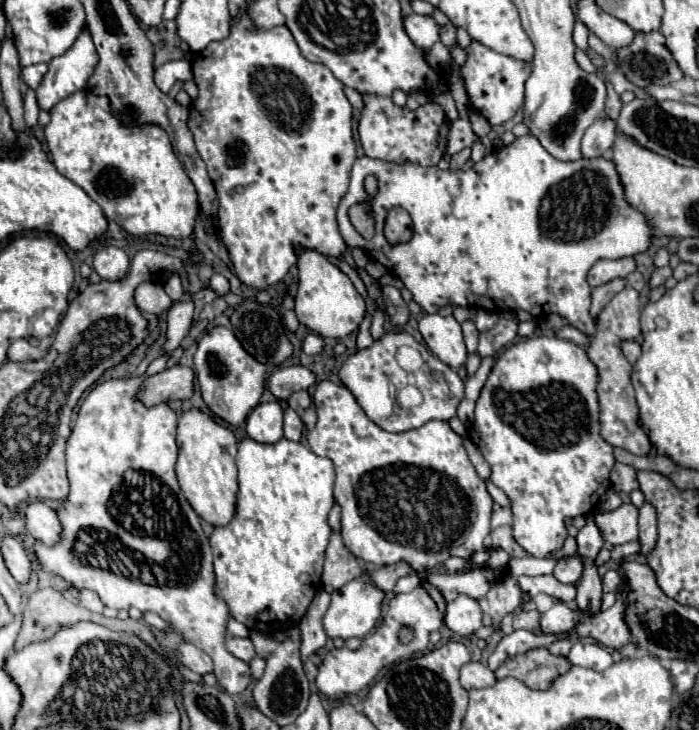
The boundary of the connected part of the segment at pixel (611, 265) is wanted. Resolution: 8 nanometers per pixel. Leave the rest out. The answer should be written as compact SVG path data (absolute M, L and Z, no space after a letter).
M631 257L617 259L617 261L601 259L591 267L587 281L589 281L591 287L599 287L603 283L609 283L609 281L621 277L621 275L629 275L631 271L635 271L635 261Z

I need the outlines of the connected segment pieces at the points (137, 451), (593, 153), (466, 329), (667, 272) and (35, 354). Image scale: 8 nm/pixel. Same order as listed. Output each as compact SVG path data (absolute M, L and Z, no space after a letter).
M167 355L155 359L143 377L111 379L97 385L87 395L87 399L79 407L77 421L73 423L71 435L67 439L67 477L71 491L57 511L59 521L65 529L63 541L55 547L37 543L35 555L43 563L45 571L61 575L77 589L93 589L95 593L99 593L101 601L107 607L137 607L139 611L157 613L173 627L177 635L211 657L213 673L227 693L241 693L251 683L251 671L245 661L233 657L225 649L229 611L225 601L221 601L213 591L215 577L209 539L201 529L199 515L183 497L175 477L177 413L171 411L165 403L143 407L135 399L141 381L163 371L167 367L167 359Z
M609 117L597 119L583 135L581 151L583 157L599 157L603 155L615 141L615 121Z
M471 319L463 321L461 323L461 329L463 329L463 335L465 335L465 343L467 343L467 351L473 353L477 349L477 337L479 337L479 331L475 327L475 323Z
M661 267L661 269L655 269L653 271L653 275L651 275L651 279L649 279L649 287L651 289L655 289L655 287L659 287L659 285L663 285L665 283L665 279L667 277L671 277L671 267Z
M25 339L13 341L7 349L7 359L9 361L35 361L35 359L41 359L43 355L45 355L45 351L29 345Z

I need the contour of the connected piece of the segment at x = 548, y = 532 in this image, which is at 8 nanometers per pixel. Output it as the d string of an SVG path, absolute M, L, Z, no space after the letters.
M529 337L523 339L511 347L507 347L499 359L495 361L489 379L479 395L477 407L475 407L475 419L469 431L471 441L481 449L485 461L491 465L491 481L507 493L511 499L511 509L513 509L513 537L515 541L533 557L549 557L553 549L563 547L563 541L567 537L565 529L565 519L573 519L577 515L589 515L597 507L599 497L609 489L609 471L615 463L613 459L613 447L601 437L599 433L599 399L597 399L597 383L599 383L599 373L593 361L587 357L587 351L573 341L559 339L559 337Z

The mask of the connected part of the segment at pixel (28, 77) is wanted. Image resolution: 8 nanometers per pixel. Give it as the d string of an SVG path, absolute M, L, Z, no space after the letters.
M37 63L37 65L29 65L29 67L23 67L23 81L31 87L31 89L37 89L39 83L43 81L43 75L47 73L47 65L45 63Z

